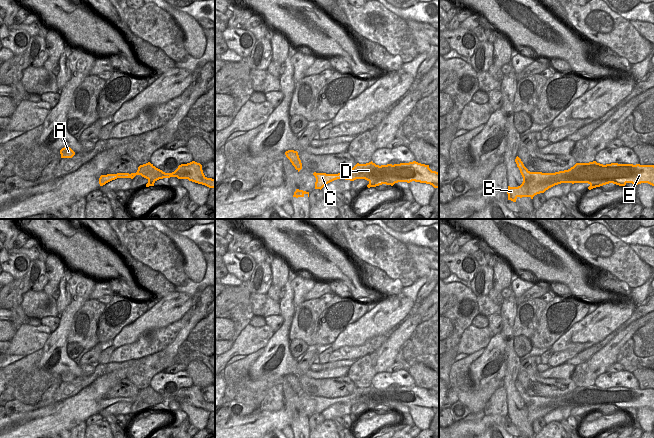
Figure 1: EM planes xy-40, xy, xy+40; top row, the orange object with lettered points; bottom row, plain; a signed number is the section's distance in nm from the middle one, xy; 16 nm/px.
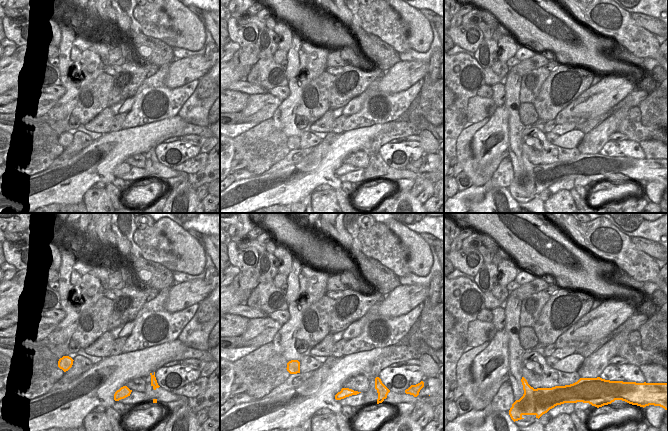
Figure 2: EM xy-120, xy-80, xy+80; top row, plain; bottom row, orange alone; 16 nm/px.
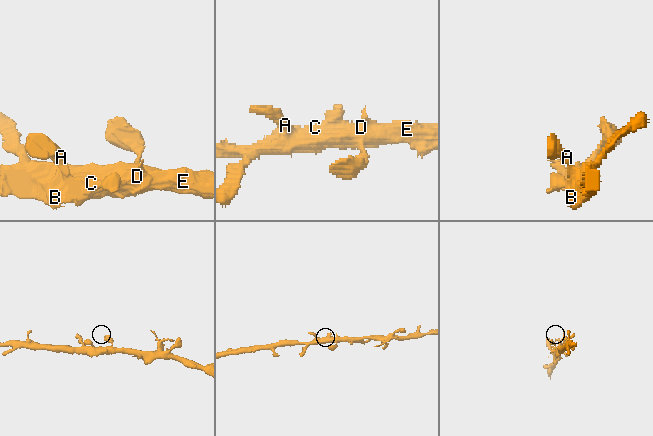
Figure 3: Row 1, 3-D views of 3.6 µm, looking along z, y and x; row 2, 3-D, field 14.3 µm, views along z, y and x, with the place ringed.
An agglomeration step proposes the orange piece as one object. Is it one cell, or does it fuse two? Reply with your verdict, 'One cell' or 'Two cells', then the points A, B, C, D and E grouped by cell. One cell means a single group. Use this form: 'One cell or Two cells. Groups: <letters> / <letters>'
One cell. Groups: A B C D E.

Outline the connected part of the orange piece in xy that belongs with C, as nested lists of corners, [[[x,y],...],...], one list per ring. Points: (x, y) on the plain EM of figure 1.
[[[371,385],[366,388],[357,387],[351,394],[345,397],[326,398],[314,396],[313,399],[316,402],[315,413],[320,414],[328,407],[337,403],[350,405],[365,403],[369,406],[368,412],[382,408],[393,410],[398,406],[410,407],[412,405],[430,408],[434,412],[439,412],[439,397],[432,395],[429,389],[416,385],[381,390]]]

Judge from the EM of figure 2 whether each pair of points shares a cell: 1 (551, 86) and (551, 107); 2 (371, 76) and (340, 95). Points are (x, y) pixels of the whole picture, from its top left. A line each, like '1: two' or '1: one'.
1: one
2: one

